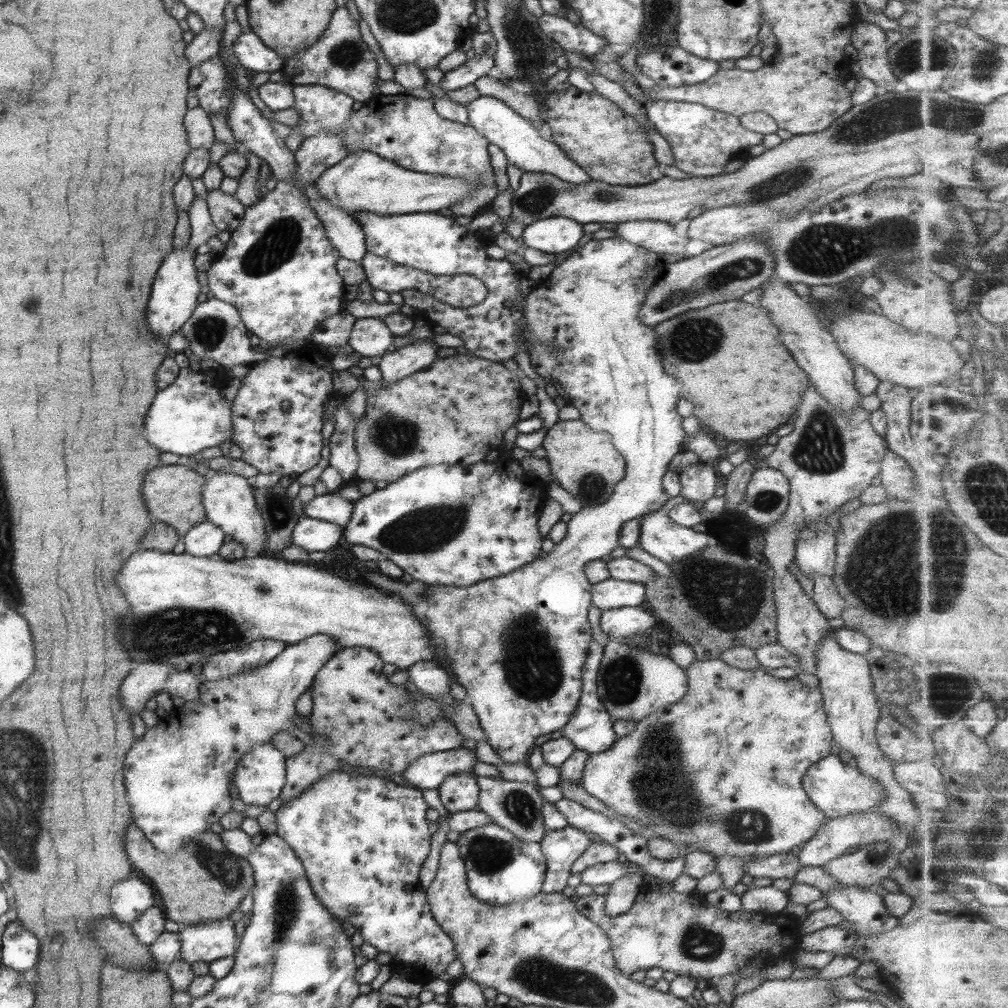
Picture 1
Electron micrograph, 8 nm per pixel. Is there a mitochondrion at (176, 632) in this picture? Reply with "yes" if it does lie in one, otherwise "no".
yes

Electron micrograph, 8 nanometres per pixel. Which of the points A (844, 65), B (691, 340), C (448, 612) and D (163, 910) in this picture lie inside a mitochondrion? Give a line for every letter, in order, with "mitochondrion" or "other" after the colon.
A: other
B: mitochondrion
C: other
D: other

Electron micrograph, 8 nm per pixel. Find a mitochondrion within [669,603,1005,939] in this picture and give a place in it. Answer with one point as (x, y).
(949, 694)

